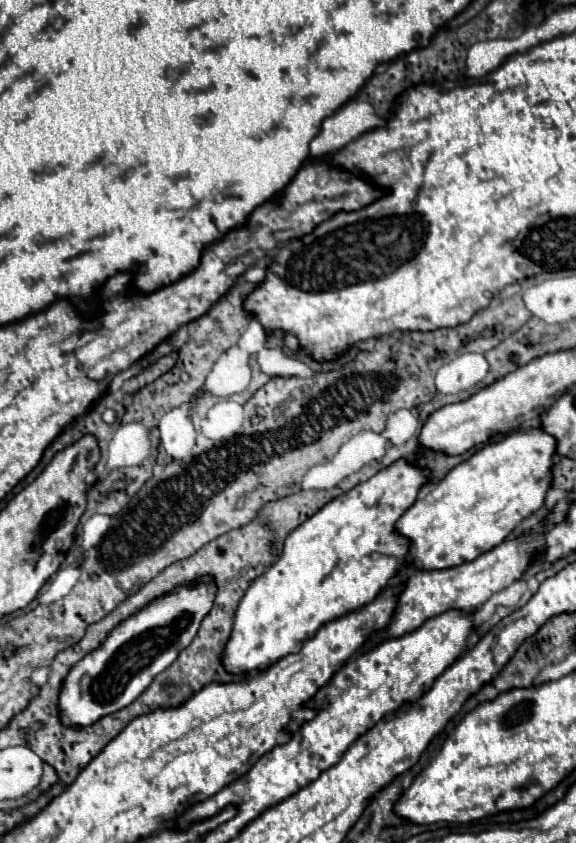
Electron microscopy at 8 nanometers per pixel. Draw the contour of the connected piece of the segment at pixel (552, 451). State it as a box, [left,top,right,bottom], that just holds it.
[396,427,556,569]

